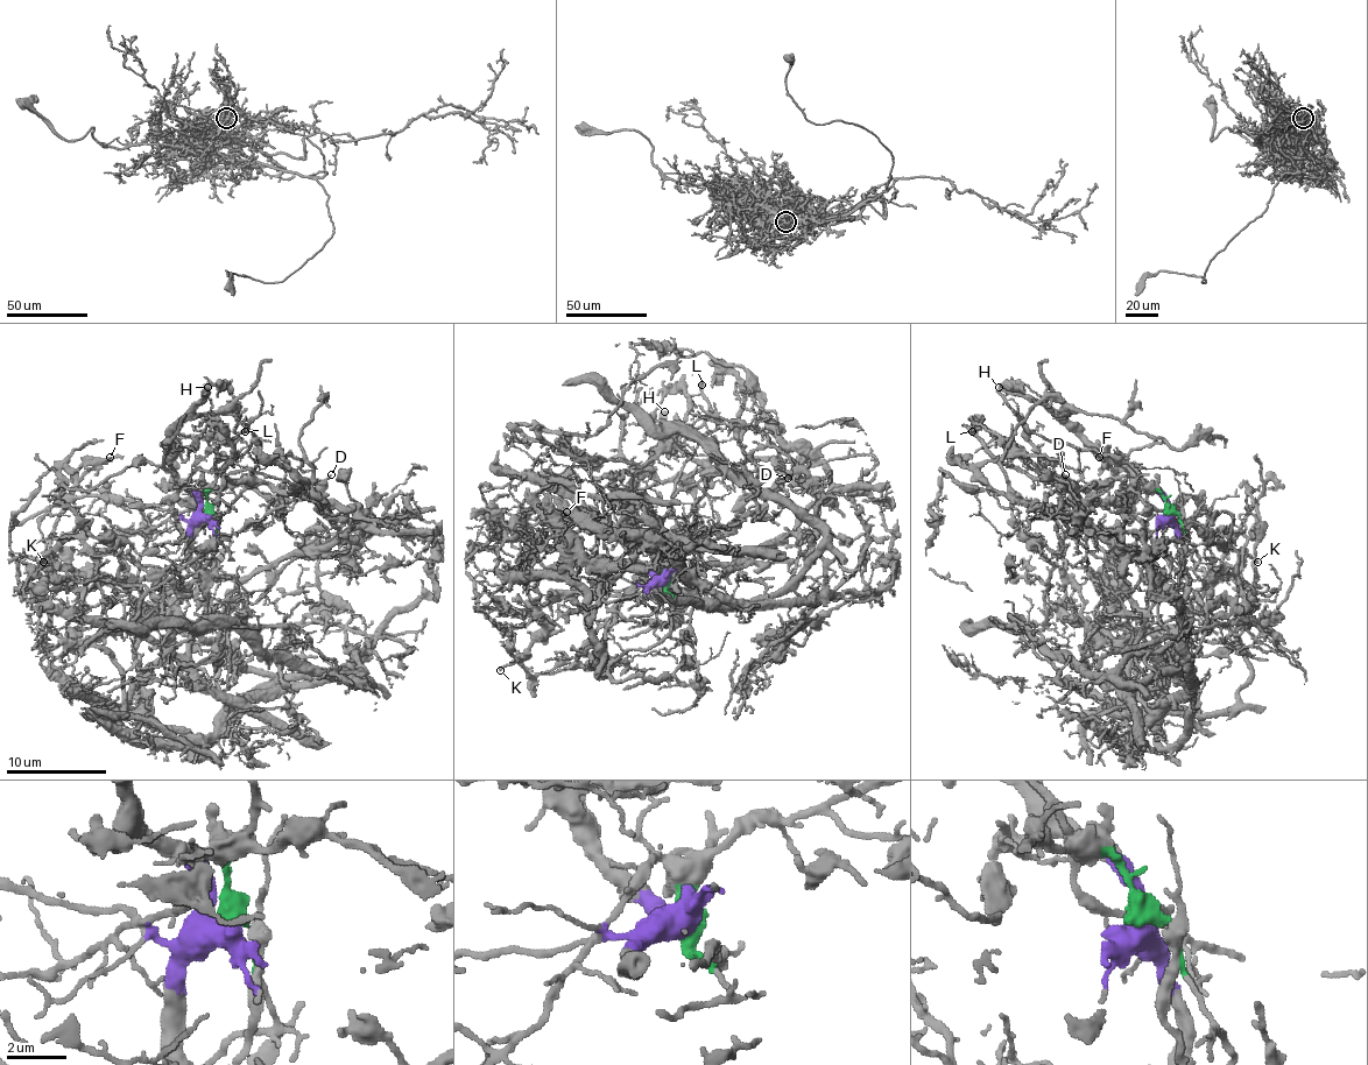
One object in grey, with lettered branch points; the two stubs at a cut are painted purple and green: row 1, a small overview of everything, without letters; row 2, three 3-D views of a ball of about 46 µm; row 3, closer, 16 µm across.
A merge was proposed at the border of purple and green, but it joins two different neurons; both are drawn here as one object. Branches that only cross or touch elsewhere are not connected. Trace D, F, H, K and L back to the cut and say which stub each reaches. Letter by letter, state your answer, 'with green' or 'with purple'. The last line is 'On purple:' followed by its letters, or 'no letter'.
D: with green
F: with purple
H: with purple
K: with purple
L: with green
On purple: F, H, K

